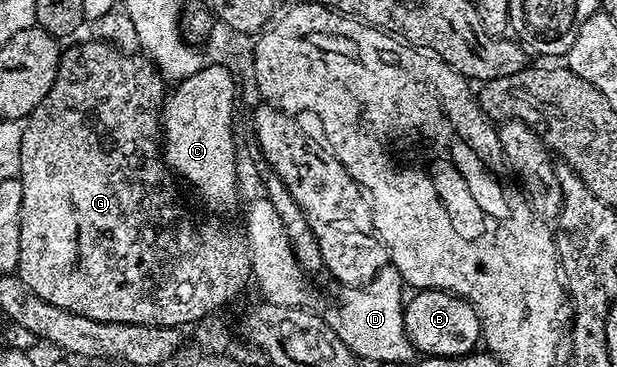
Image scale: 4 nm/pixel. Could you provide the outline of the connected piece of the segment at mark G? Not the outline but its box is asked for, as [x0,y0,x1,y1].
[16,39,253,327]

